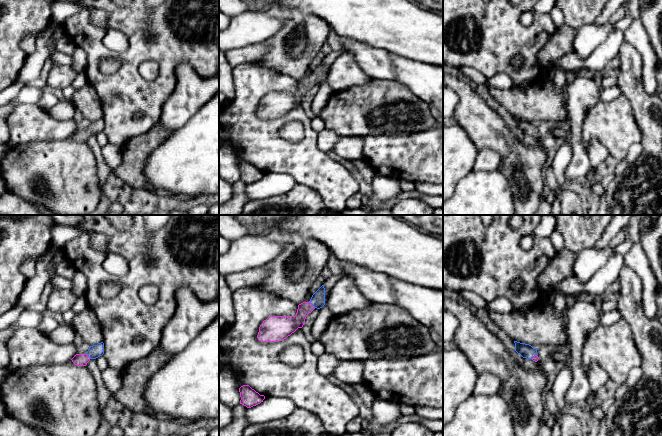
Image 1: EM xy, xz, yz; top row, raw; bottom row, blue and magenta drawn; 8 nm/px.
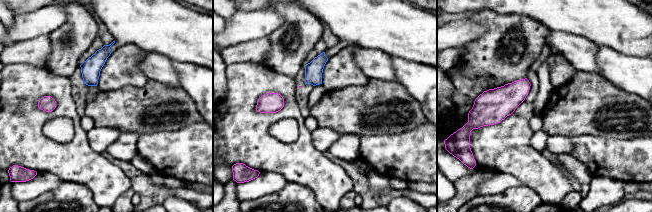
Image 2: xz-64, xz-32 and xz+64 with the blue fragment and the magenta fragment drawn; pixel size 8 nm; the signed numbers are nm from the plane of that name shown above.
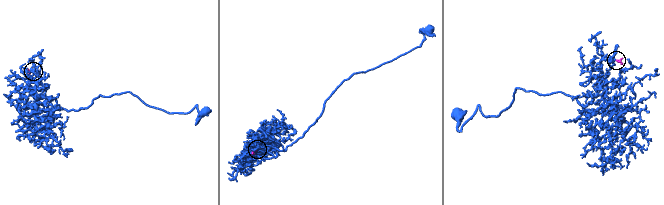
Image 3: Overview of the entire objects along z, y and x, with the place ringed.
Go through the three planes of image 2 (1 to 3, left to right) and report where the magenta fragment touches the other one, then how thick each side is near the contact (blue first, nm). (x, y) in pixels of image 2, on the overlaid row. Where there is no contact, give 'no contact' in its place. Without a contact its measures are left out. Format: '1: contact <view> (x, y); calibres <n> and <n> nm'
1: no contact
2: no contact
3: no contact

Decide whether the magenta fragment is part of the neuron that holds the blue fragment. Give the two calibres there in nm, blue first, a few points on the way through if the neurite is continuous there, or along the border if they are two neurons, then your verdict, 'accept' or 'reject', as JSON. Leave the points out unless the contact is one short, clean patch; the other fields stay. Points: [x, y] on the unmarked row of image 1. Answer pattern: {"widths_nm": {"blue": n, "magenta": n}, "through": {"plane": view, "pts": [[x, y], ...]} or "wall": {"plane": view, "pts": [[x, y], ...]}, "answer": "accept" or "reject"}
{"widths_nm": {"blue": 110, "magenta": 140}, "through": {"plane": "xz", "pts": [[317, 76], [312, 80], [292, 99], [288, 100]]}, "answer": "accept"}

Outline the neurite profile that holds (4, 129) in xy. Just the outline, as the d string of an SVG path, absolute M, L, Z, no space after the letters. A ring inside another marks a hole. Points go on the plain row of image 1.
M0 118L0 145L9 144L10 131L6 118Z

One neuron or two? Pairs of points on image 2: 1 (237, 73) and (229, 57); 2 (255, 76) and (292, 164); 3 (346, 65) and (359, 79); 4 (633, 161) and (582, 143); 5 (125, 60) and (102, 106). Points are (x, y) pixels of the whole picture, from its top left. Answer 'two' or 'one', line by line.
1: two
2: one
3: one
4: one
5: two

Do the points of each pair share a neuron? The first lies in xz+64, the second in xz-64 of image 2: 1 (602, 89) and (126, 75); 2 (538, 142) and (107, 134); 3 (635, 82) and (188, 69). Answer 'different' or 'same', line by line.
1: different
2: same
3: same

